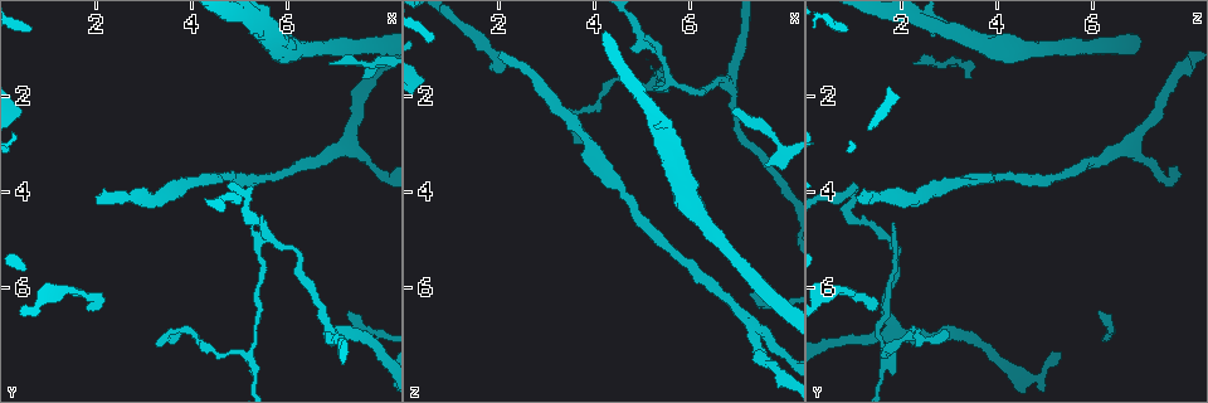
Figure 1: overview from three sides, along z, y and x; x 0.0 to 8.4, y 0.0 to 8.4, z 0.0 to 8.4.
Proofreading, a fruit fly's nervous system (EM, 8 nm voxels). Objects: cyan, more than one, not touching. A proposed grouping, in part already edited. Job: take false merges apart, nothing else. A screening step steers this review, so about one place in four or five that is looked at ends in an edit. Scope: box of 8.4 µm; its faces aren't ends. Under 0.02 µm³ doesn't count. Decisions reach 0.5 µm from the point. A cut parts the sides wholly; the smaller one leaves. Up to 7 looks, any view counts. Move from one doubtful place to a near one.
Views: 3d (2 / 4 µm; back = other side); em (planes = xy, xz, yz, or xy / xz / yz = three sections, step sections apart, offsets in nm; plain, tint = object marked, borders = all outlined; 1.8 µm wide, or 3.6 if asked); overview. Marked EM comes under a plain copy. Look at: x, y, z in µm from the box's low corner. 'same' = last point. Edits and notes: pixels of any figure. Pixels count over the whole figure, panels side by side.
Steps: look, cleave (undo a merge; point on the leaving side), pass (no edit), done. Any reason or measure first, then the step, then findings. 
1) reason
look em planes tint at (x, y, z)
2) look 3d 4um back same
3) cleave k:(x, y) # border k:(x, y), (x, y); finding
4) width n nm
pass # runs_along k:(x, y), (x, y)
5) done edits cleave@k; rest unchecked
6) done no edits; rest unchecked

side arm on a straight run
look em planes borders at (5.25, 7.35, 1.65)

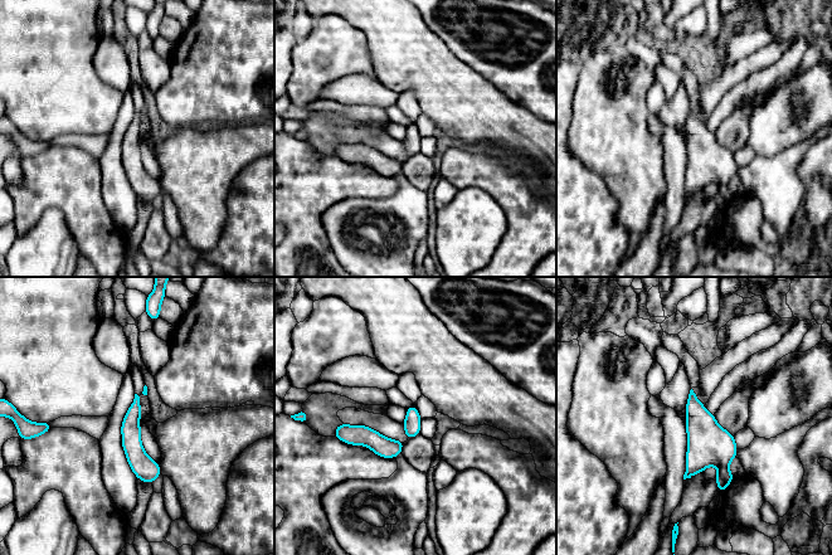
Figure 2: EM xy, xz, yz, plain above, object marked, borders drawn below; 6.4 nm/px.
pass # runs_along 2:(136, 402), (132, 448), (149, 480); all the same neuron

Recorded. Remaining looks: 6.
three arms meet
look em xy step 16 borders at (5.70, 4.95, 1.75)

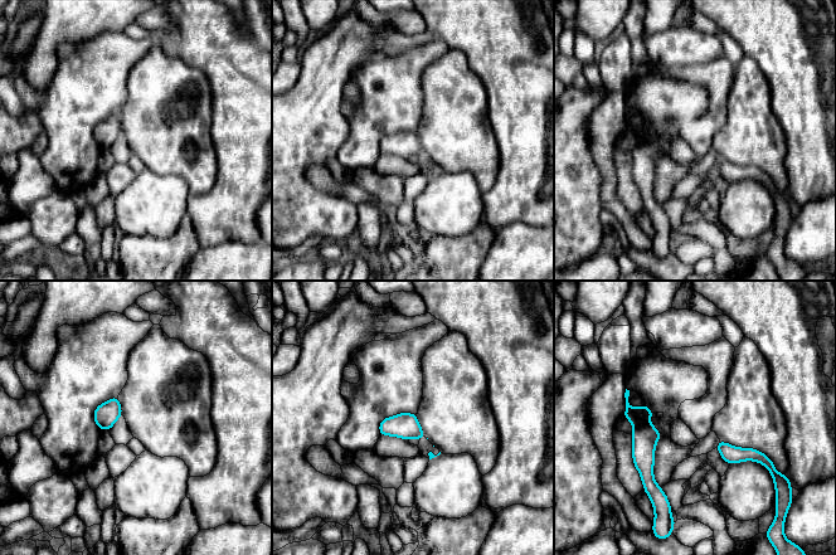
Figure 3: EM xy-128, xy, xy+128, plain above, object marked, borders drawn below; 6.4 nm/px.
pass # all the same neuron

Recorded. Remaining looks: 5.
three arms meet
look em xz step 8 tint at (7.15, 3.10, 6.60)

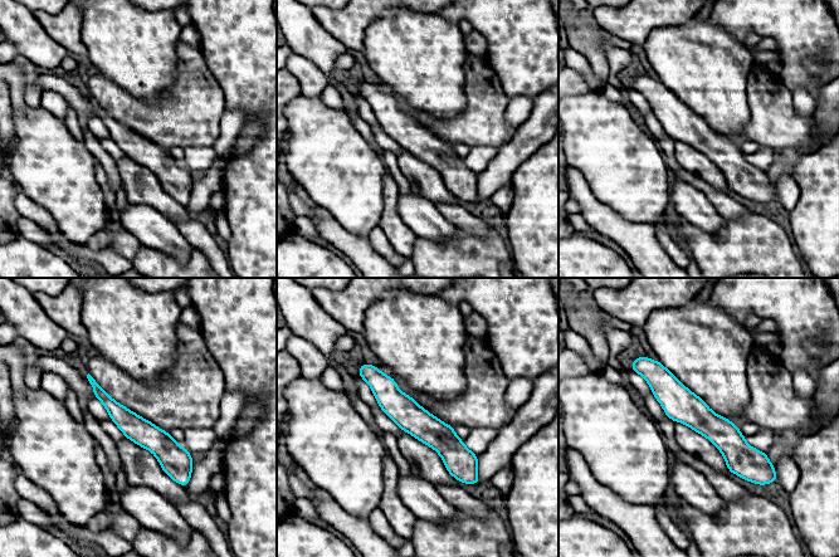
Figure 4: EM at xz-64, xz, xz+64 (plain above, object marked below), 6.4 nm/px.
another direction
look em planes tint same

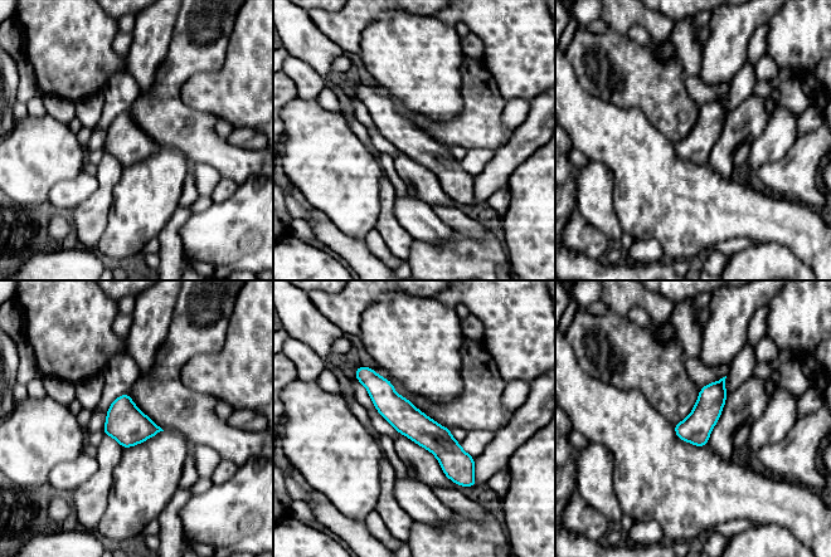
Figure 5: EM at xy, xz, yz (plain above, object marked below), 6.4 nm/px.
pass # runs_along 5:(360, 370), (458, 467), (462, 479); all the same neuron

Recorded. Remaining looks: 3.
done no edits; rest unchecked

